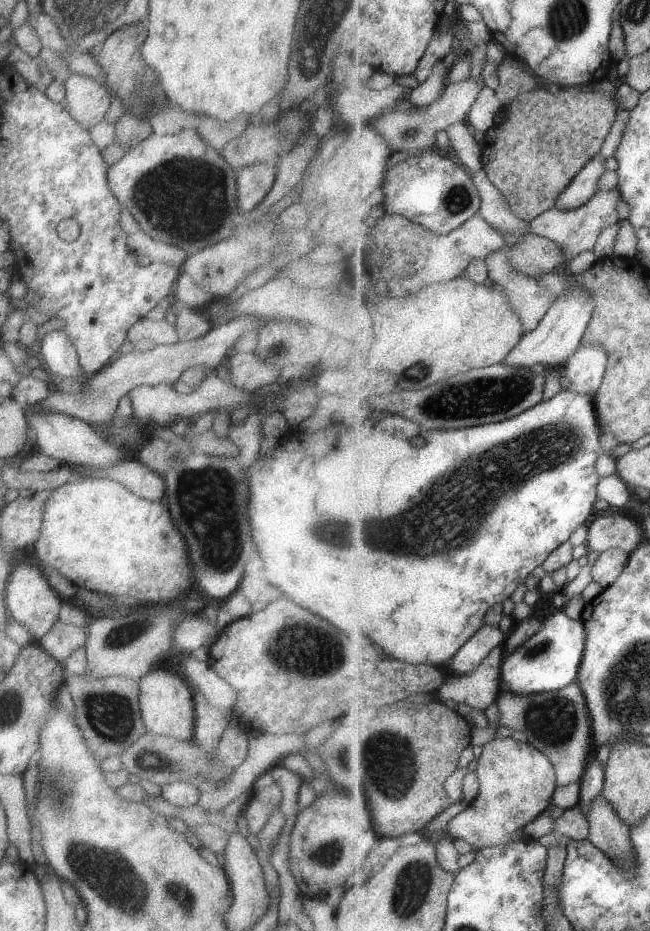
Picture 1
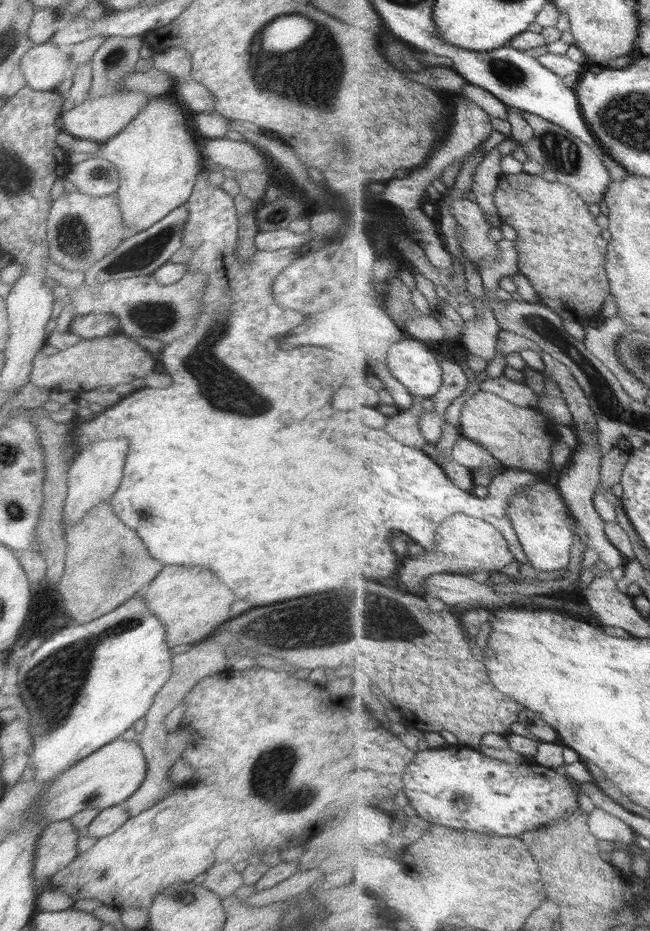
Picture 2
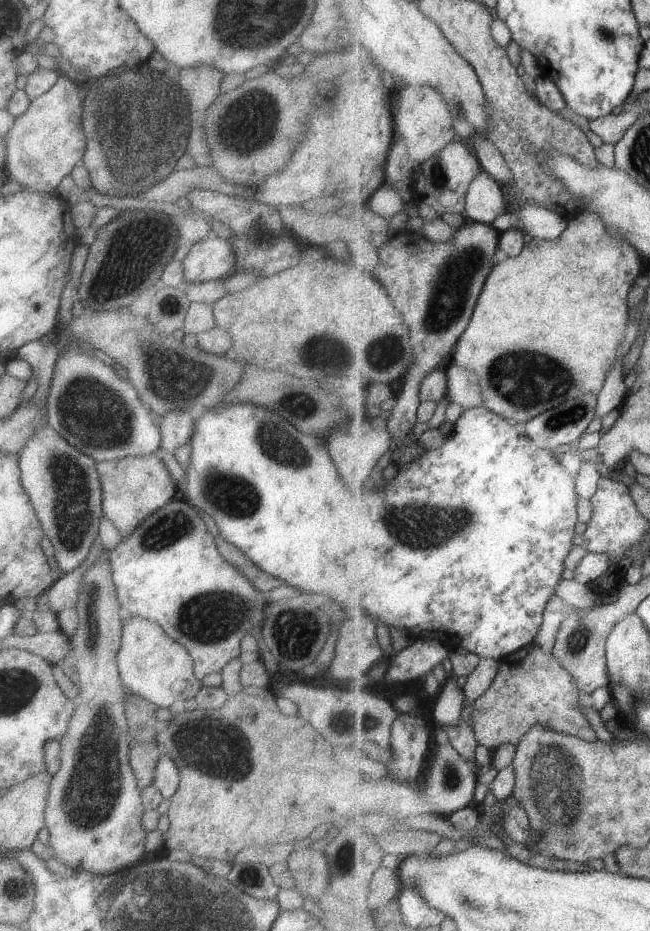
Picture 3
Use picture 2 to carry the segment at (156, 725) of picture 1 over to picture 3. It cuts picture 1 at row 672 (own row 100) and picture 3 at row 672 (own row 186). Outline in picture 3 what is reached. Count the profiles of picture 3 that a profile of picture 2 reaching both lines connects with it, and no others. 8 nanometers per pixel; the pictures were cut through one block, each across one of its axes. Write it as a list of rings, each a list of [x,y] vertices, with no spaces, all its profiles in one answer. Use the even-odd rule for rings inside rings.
[[[125,615],[121,622],[120,645],[116,665],[121,684],[129,693],[143,697],[156,707],[169,708],[173,702],[193,698],[202,687],[192,671],[192,660],[185,647],[167,636],[152,620]]]

